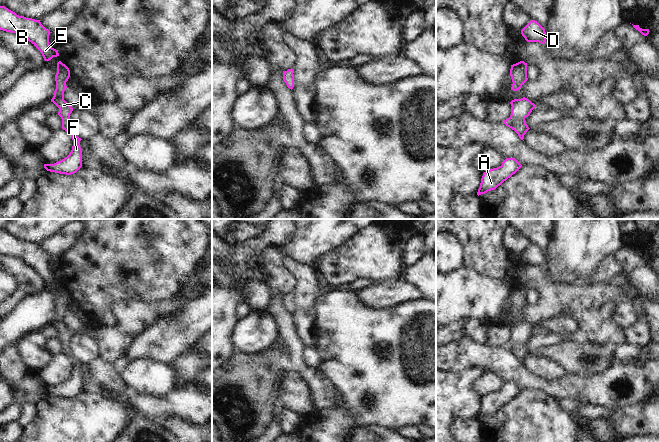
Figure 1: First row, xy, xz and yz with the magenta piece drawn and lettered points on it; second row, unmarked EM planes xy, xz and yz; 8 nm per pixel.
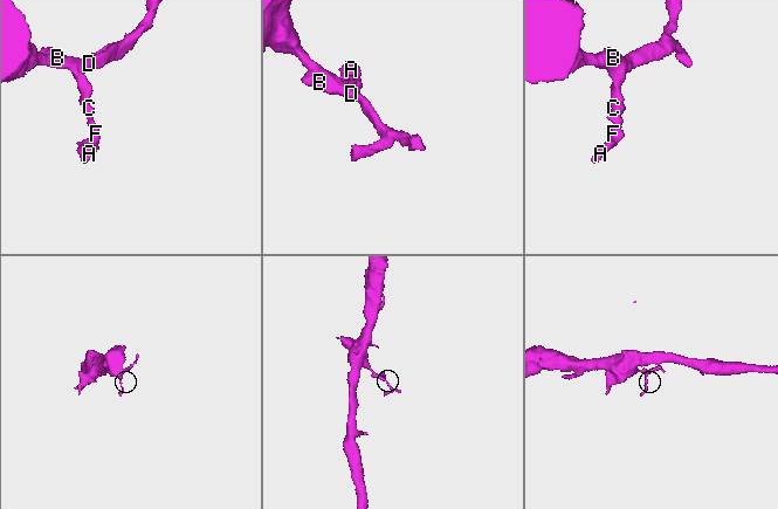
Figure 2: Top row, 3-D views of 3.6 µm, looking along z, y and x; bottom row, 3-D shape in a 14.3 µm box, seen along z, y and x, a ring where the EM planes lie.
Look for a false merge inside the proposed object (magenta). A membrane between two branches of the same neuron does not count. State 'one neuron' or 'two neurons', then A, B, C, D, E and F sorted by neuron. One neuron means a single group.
one neuron; groups A B C D E F

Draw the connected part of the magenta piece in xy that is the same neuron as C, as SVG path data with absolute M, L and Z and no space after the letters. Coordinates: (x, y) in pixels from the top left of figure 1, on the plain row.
M61 285L57 287L57 297L55 299L56 313L54 320L51 323L58 332L58 339L62 343L62 353L71 358L73 364L72 374L67 381L54 388L44 388L47 395L71 399L76 397L82 391L82 373L80 365L82 364L76 360L70 350L70 338L73 332L64 324L64 315L67 312L66 306L70 301L69 292Z

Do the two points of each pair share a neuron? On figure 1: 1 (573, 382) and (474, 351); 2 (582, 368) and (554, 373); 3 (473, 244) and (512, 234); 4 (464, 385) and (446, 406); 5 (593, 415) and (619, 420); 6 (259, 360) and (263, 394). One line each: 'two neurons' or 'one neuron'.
1: one neuron
2: two neurons
3: two neurons
4: one neuron
5: two neurons
6: one neuron

